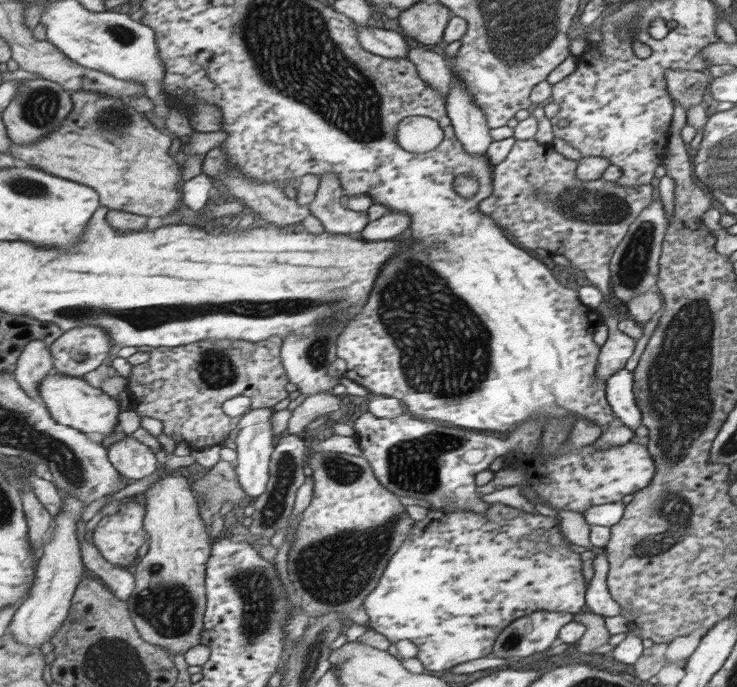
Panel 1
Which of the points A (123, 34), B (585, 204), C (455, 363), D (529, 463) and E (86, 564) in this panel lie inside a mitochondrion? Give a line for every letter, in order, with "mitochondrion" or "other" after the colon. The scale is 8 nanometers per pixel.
A: mitochondrion
B: mitochondrion
C: mitochondrion
D: other
E: other

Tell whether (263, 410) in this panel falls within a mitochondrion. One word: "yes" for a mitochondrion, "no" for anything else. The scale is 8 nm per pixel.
no

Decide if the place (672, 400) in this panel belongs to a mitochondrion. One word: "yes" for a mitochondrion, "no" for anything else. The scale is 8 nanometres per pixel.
yes

